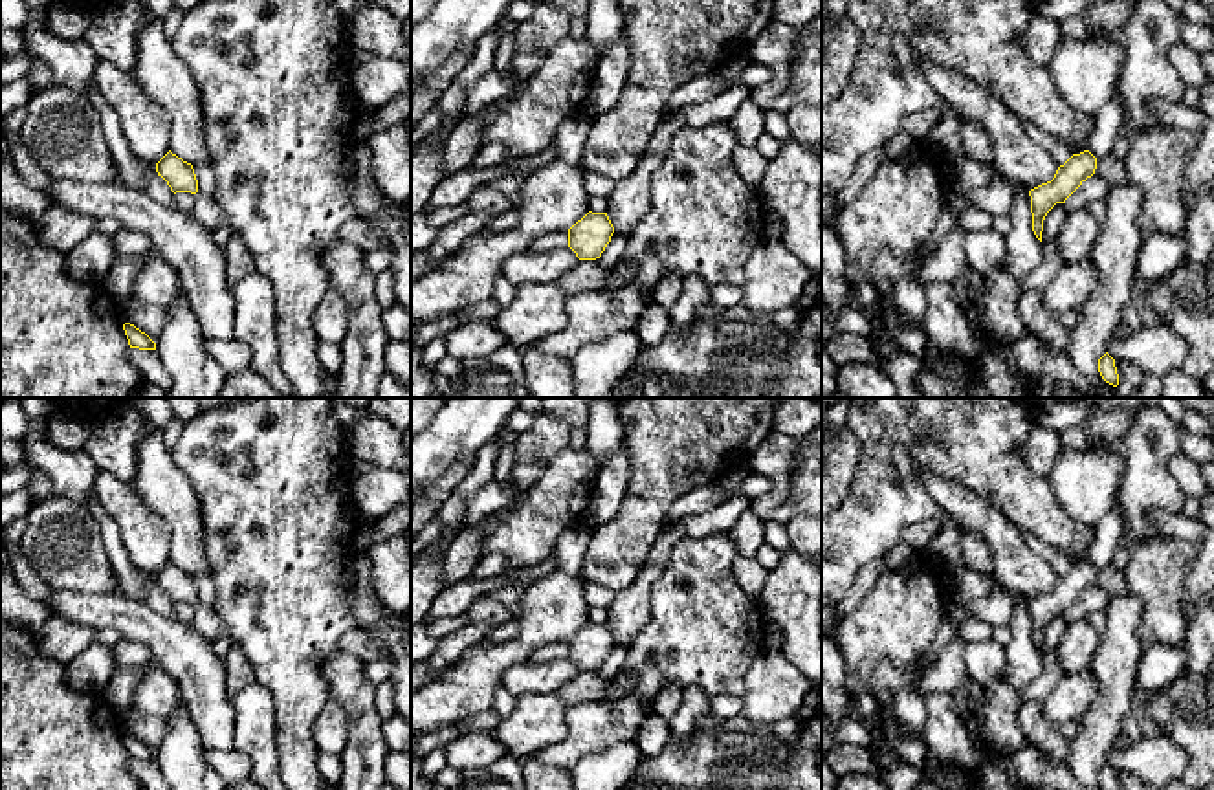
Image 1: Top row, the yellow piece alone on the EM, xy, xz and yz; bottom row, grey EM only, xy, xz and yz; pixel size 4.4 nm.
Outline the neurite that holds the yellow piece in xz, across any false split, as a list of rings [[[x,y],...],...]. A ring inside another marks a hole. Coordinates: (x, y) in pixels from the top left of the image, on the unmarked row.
[[[589,621],[568,640],[568,658],[579,671],[596,671],[605,662],[614,638],[607,623]]]

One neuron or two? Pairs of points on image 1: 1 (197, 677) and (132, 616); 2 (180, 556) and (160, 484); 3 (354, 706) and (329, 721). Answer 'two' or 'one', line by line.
1: one
2: one
3: two

